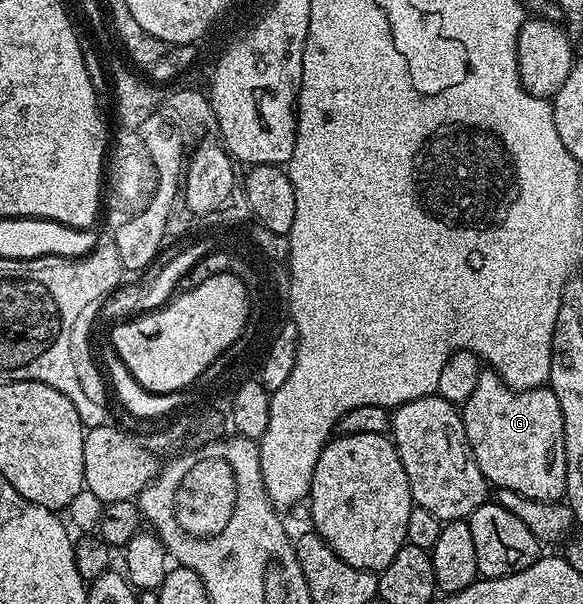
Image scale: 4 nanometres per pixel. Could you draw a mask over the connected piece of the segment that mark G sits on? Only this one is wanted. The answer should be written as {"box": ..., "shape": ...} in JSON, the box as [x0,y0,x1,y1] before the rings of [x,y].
{"box":[461,371,567,502],"shape":[[[494,371],[480,372],[473,393],[461,406],[464,435],[470,455],[484,478],[496,490],[508,488],[517,495],[546,502],[558,502],[567,488],[567,464],[563,459],[563,420],[557,395],[550,387],[537,389],[510,389]]]}

